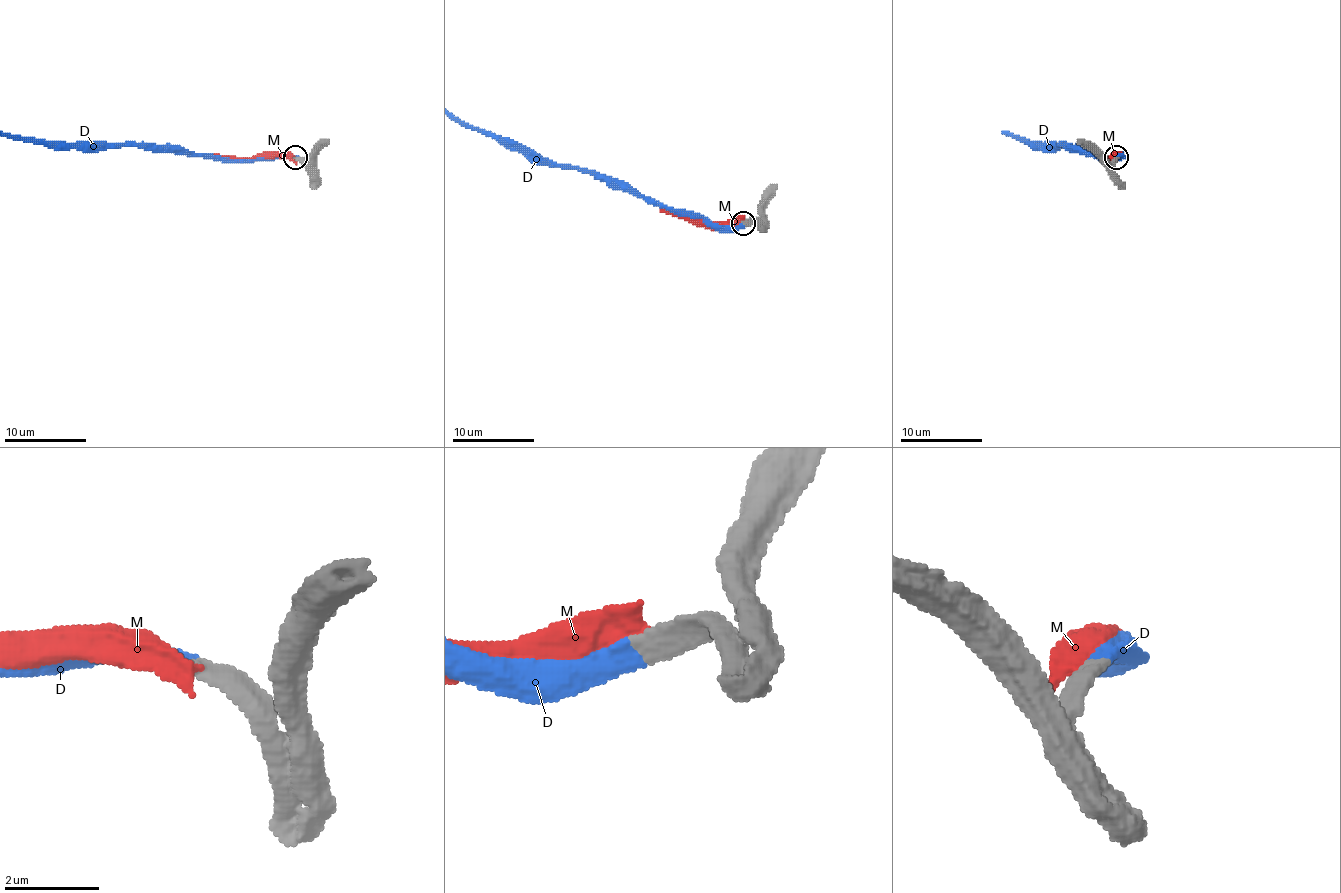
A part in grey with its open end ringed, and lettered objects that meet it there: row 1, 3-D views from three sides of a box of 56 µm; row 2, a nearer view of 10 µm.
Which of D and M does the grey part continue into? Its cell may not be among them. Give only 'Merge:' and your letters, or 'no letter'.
Merge: D

